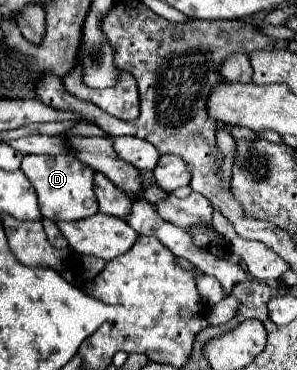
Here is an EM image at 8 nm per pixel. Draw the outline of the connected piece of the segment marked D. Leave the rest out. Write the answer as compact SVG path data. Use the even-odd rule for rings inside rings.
M25 155L19 167L31 181L39 211L51 221L77 221L97 213L97 195L95 195L95 171L87 165L81 165L73 155Z

